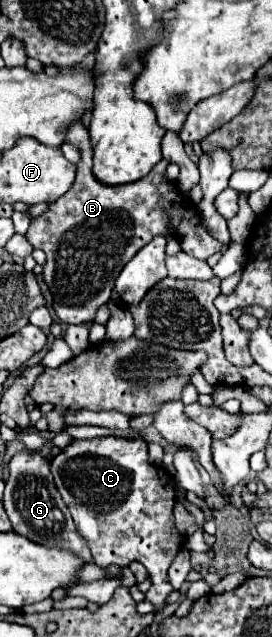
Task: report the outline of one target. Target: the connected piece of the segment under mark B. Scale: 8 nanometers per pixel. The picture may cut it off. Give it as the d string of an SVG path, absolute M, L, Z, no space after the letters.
M82 121L74 123L74 127L68 131L66 143L72 143L82 151L76 173L78 181L74 181L72 189L62 199L52 203L46 213L42 213L38 219L32 219L32 225L26 233L28 243L46 253L42 279L52 291L52 307L62 323L92 323L98 307L110 301L114 281L122 267L156 235L176 237L182 241L184 253L202 261L222 251L222 243L218 243L202 225L198 207L190 203L180 187L164 175L170 161L162 159L150 171L150 175L138 183L106 187L92 175L90 139Z

